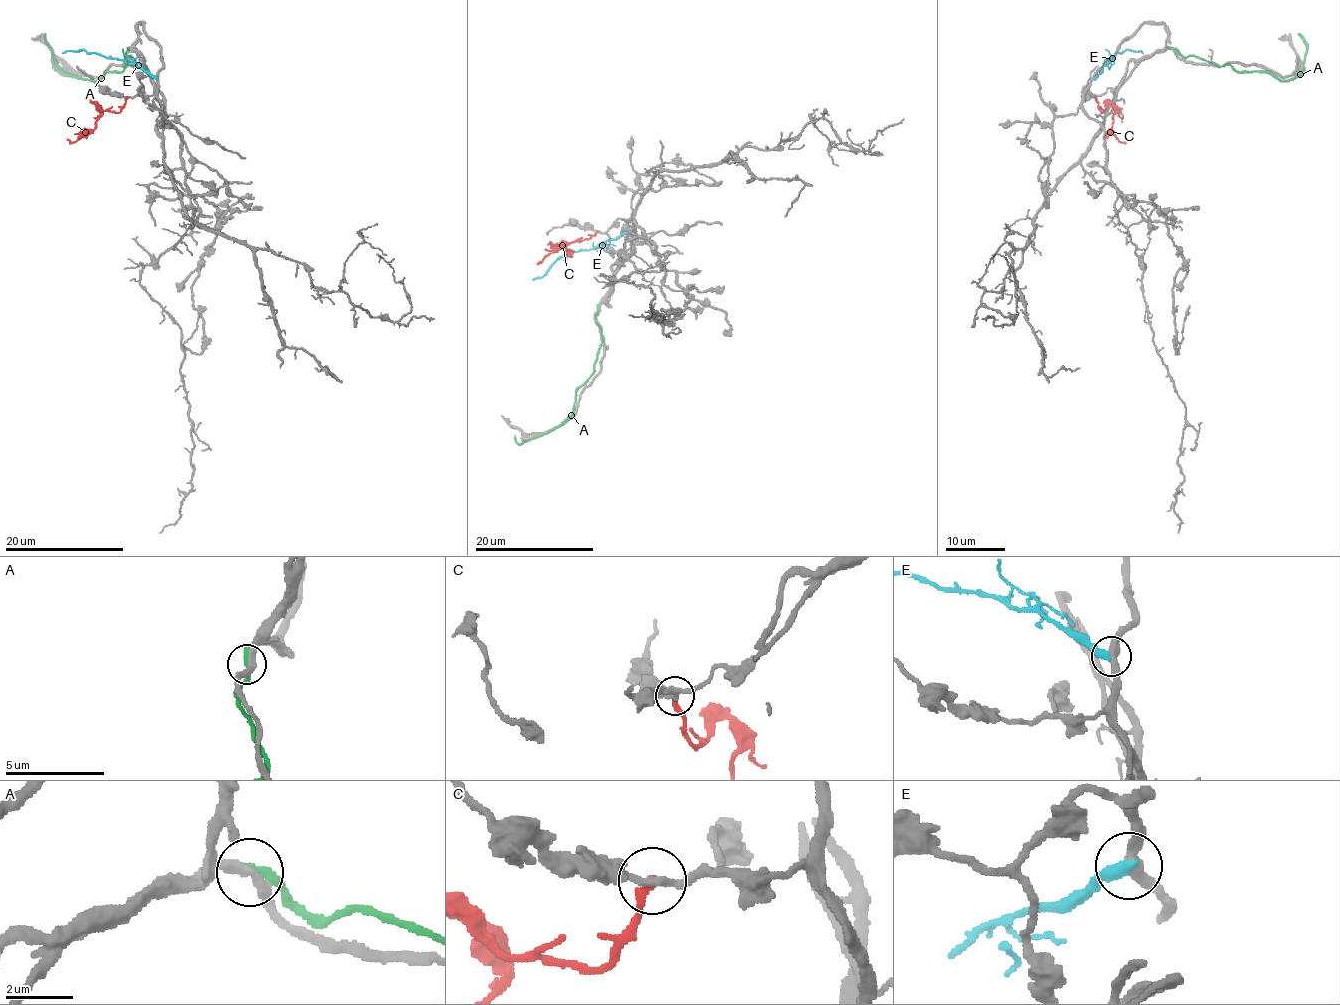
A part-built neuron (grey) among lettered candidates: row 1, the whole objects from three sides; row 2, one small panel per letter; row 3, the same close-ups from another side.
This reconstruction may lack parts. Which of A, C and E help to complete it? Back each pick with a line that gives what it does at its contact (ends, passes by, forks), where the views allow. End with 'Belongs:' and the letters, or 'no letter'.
Belongs: no letter

